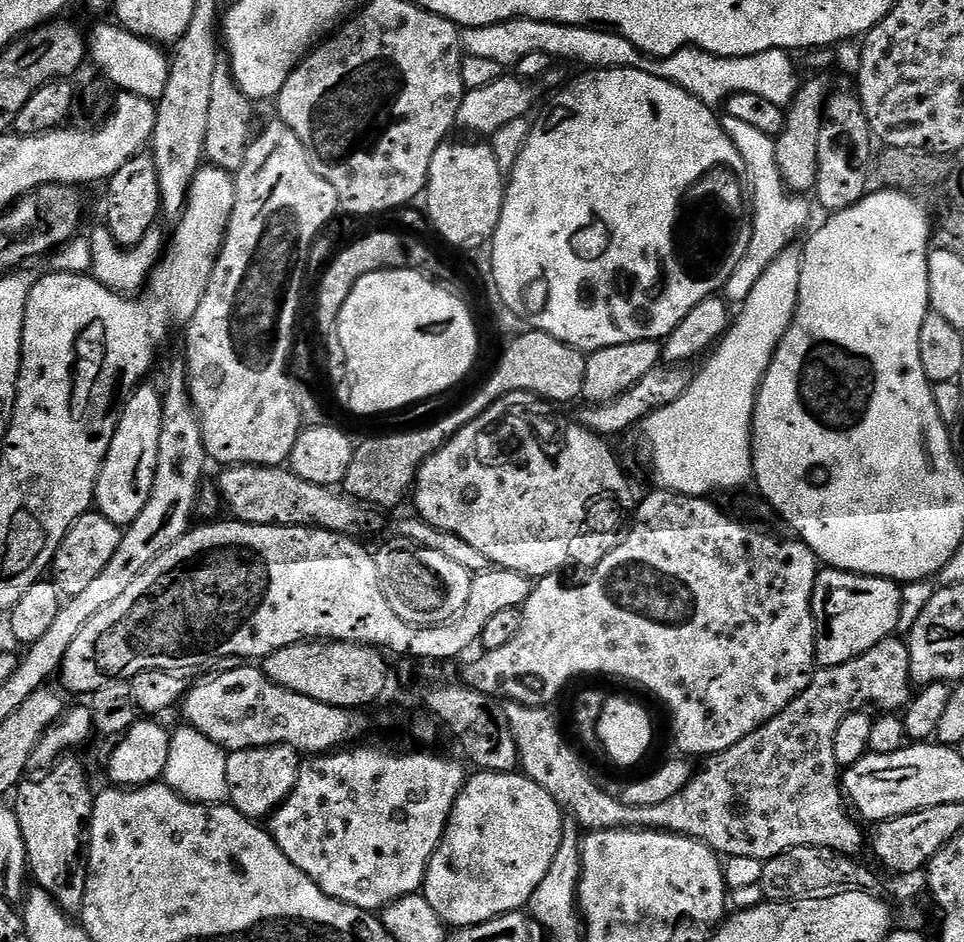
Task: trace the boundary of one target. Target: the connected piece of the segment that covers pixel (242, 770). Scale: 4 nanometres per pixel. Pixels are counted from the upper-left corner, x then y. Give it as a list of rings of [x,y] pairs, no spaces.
[[[275,744],[269,748],[247,748],[229,755],[226,776],[228,778],[228,800],[243,816],[257,822],[271,817],[294,790],[300,774],[301,753],[286,744]]]

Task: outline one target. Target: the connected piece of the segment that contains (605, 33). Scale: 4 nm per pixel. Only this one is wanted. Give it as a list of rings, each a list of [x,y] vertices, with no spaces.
[[[514,19],[505,23],[491,24],[486,27],[466,28],[461,31],[461,40],[464,44],[464,51],[467,55],[478,58],[493,59],[505,68],[518,66],[526,56],[535,52],[548,54],[555,60],[568,60],[580,62],[582,67],[588,70],[630,68],[642,70],[643,73],[654,74],[655,77],[670,81],[679,88],[686,89],[692,96],[698,97],[705,105],[711,108],[727,103],[727,100],[734,93],[757,94],[758,97],[769,99],[774,105],[786,108],[799,95],[801,77],[798,78],[796,68],[785,49],[774,51],[763,51],[762,54],[752,56],[716,56],[701,48],[683,48],[676,51],[670,57],[653,57],[637,49],[632,42],[611,30],[595,28],[587,25],[570,25],[560,23],[546,23],[545,20]]]

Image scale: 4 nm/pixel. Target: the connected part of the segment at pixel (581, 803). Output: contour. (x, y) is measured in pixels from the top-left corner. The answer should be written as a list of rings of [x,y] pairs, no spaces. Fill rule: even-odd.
[[[889,638],[878,642],[878,646],[874,646],[870,650],[866,650],[866,654],[862,654],[858,658],[854,658],[850,662],[846,662],[842,666],[834,666],[833,668],[820,668],[813,675],[812,681],[806,686],[806,690],[802,690],[802,694],[798,694],[798,698],[794,698],[794,702],[790,702],[790,706],[786,706],[786,710],[782,710],[770,722],[766,722],[760,728],[756,728],[746,738],[742,738],[742,742],[738,742],[734,746],[730,746],[724,752],[717,752],[714,756],[709,756],[703,761],[704,769],[697,771],[692,779],[688,781],[687,786],[682,790],[678,790],[678,794],[674,794],[674,798],[666,798],[666,802],[658,802],[658,806],[634,806],[633,804],[625,804],[619,795],[611,796],[606,789],[600,784],[595,784],[586,773],[580,769],[580,764],[576,761],[576,752],[568,745],[566,737],[560,733],[560,724],[551,716],[547,707],[528,708],[524,704],[509,703],[504,709],[506,718],[510,722],[510,730],[514,734],[514,742],[516,743],[516,755],[518,757],[519,767],[522,769],[523,775],[529,776],[534,782],[538,782],[538,786],[542,786],[542,790],[546,790],[553,796],[556,803],[569,817],[574,816],[577,820],[575,823],[581,829],[588,832],[601,832],[602,830],[610,830],[611,828],[657,828],[659,832],[676,832],[679,836],[689,836],[698,842],[702,842],[706,846],[713,848],[721,857],[737,856],[740,860],[757,860],[763,862],[774,858],[778,854],[788,852],[792,848],[801,848],[802,846],[818,846],[819,848],[829,848],[835,852],[841,852],[844,856],[855,857],[856,851],[860,847],[865,847],[866,832],[863,832],[861,821],[850,811],[849,805],[846,803],[846,797],[842,787],[842,769],[836,762],[836,751],[834,750],[834,742],[838,734],[838,726],[842,726],[842,722],[851,712],[859,712],[867,709],[867,704],[884,704],[883,711],[888,714],[896,714],[908,707],[914,696],[914,685],[912,683],[912,671],[910,670],[910,650],[907,643],[900,638]]]

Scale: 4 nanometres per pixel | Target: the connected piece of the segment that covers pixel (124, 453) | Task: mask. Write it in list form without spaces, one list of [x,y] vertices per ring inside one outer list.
[[[148,386],[137,387],[127,397],[120,413],[110,450],[104,459],[96,483],[95,507],[110,522],[127,526],[142,514],[146,502],[150,502],[150,490],[154,486],[154,474],[158,466],[158,438],[162,434],[162,410],[164,402],[159,391]]]

